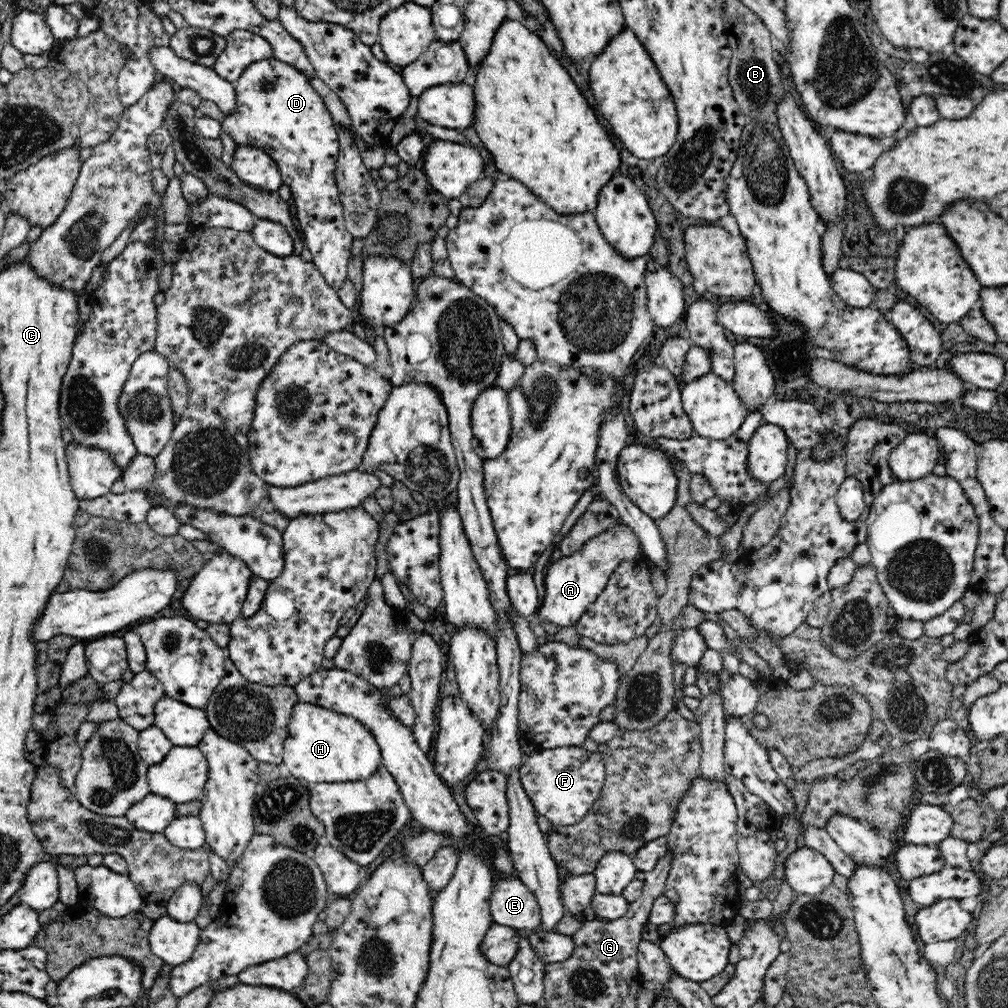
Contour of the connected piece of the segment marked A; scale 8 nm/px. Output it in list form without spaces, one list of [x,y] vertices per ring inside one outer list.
[[[622,522],[590,539],[576,555],[560,557],[548,567],[543,577],[545,595],[535,612],[540,620],[539,624],[547,620],[560,628],[575,626],[586,609],[602,592],[614,568],[622,560],[636,559],[641,555],[642,547],[640,547],[638,537],[630,531],[628,525]]]

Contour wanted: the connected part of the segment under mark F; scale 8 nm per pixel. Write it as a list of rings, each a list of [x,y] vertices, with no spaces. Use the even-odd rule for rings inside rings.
[[[581,746],[537,749],[537,752],[525,758],[519,769],[519,780],[530,798],[530,802],[538,815],[544,816],[555,826],[572,826],[586,818],[589,810],[601,798],[602,787],[606,780],[606,762],[599,751],[586,751]]]

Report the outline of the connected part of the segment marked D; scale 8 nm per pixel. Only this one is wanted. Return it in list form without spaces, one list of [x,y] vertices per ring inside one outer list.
[[[274,56],[254,60],[242,70],[238,80],[234,80],[236,106],[234,106],[234,112],[226,114],[220,120],[220,126],[222,133],[232,138],[236,148],[256,147],[274,159],[282,177],[282,184],[288,186],[291,191],[296,207],[296,218],[300,222],[306,249],[312,253],[312,263],[322,273],[325,282],[338,292],[348,277],[346,272],[348,272],[348,262],[352,257],[351,245],[354,240],[345,228],[342,203],[339,200],[340,193],[335,181],[337,158],[340,152],[338,138],[341,129],[334,124],[328,107],[309,82],[310,79],[296,67]]]

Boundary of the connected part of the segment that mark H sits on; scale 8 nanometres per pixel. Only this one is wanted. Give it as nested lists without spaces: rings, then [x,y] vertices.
[[[312,704],[294,706],[283,749],[283,764],[292,778],[308,783],[343,783],[370,780],[382,766],[375,737],[350,716],[331,712]]]

